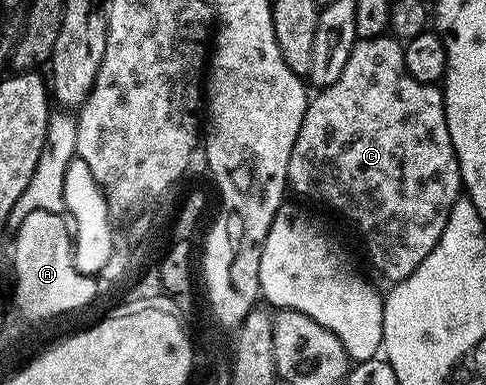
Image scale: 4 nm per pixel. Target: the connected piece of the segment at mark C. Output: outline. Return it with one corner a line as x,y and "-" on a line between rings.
388,34
380,35
374,39
358,39
357,44
351,49
351,57
347,57
347,65
343,65
343,73
339,73
339,81
330,87
322,87
309,100
308,107
305,108
303,125
299,125
299,137
295,137
295,149
291,149
291,161
287,161
288,186
293,187
301,195
306,195
309,199
318,199
321,203
326,203
333,211
338,211
355,230
361,234
361,239
365,242
365,251
369,254
369,259
373,262
373,267
382,275
389,279
390,284
406,279
439,245
439,237
443,237
443,229
447,225
447,217
455,205
455,201
462,194
461,170
455,149
451,145
451,133
447,129
445,120
445,97
440,86
432,83
420,83
407,73
405,64
405,48
396,38

